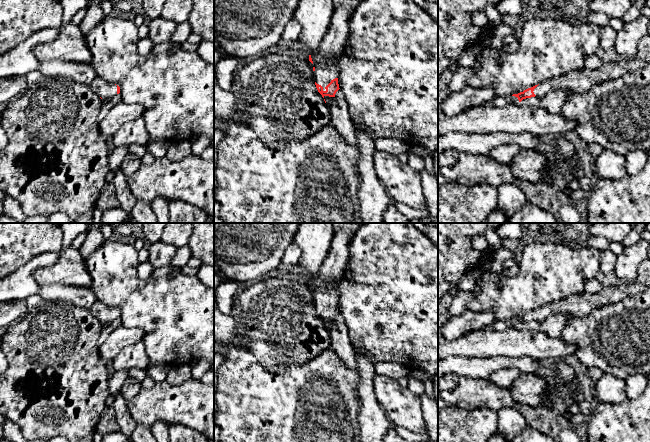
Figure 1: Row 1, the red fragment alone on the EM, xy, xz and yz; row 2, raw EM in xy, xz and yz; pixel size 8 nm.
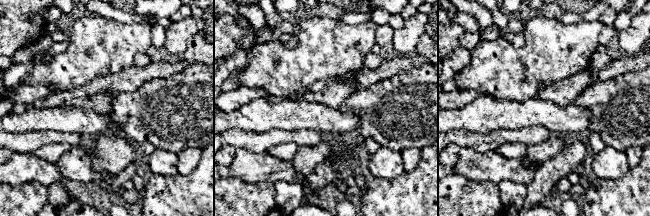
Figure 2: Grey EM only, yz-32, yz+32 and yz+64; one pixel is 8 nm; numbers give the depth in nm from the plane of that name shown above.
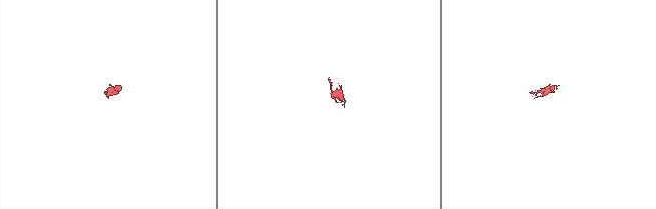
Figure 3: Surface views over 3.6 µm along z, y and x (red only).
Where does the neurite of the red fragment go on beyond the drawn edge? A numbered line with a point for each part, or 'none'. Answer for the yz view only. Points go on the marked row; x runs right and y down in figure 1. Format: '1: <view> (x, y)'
1: yz (579, 81)
2: yz (497, 101)

